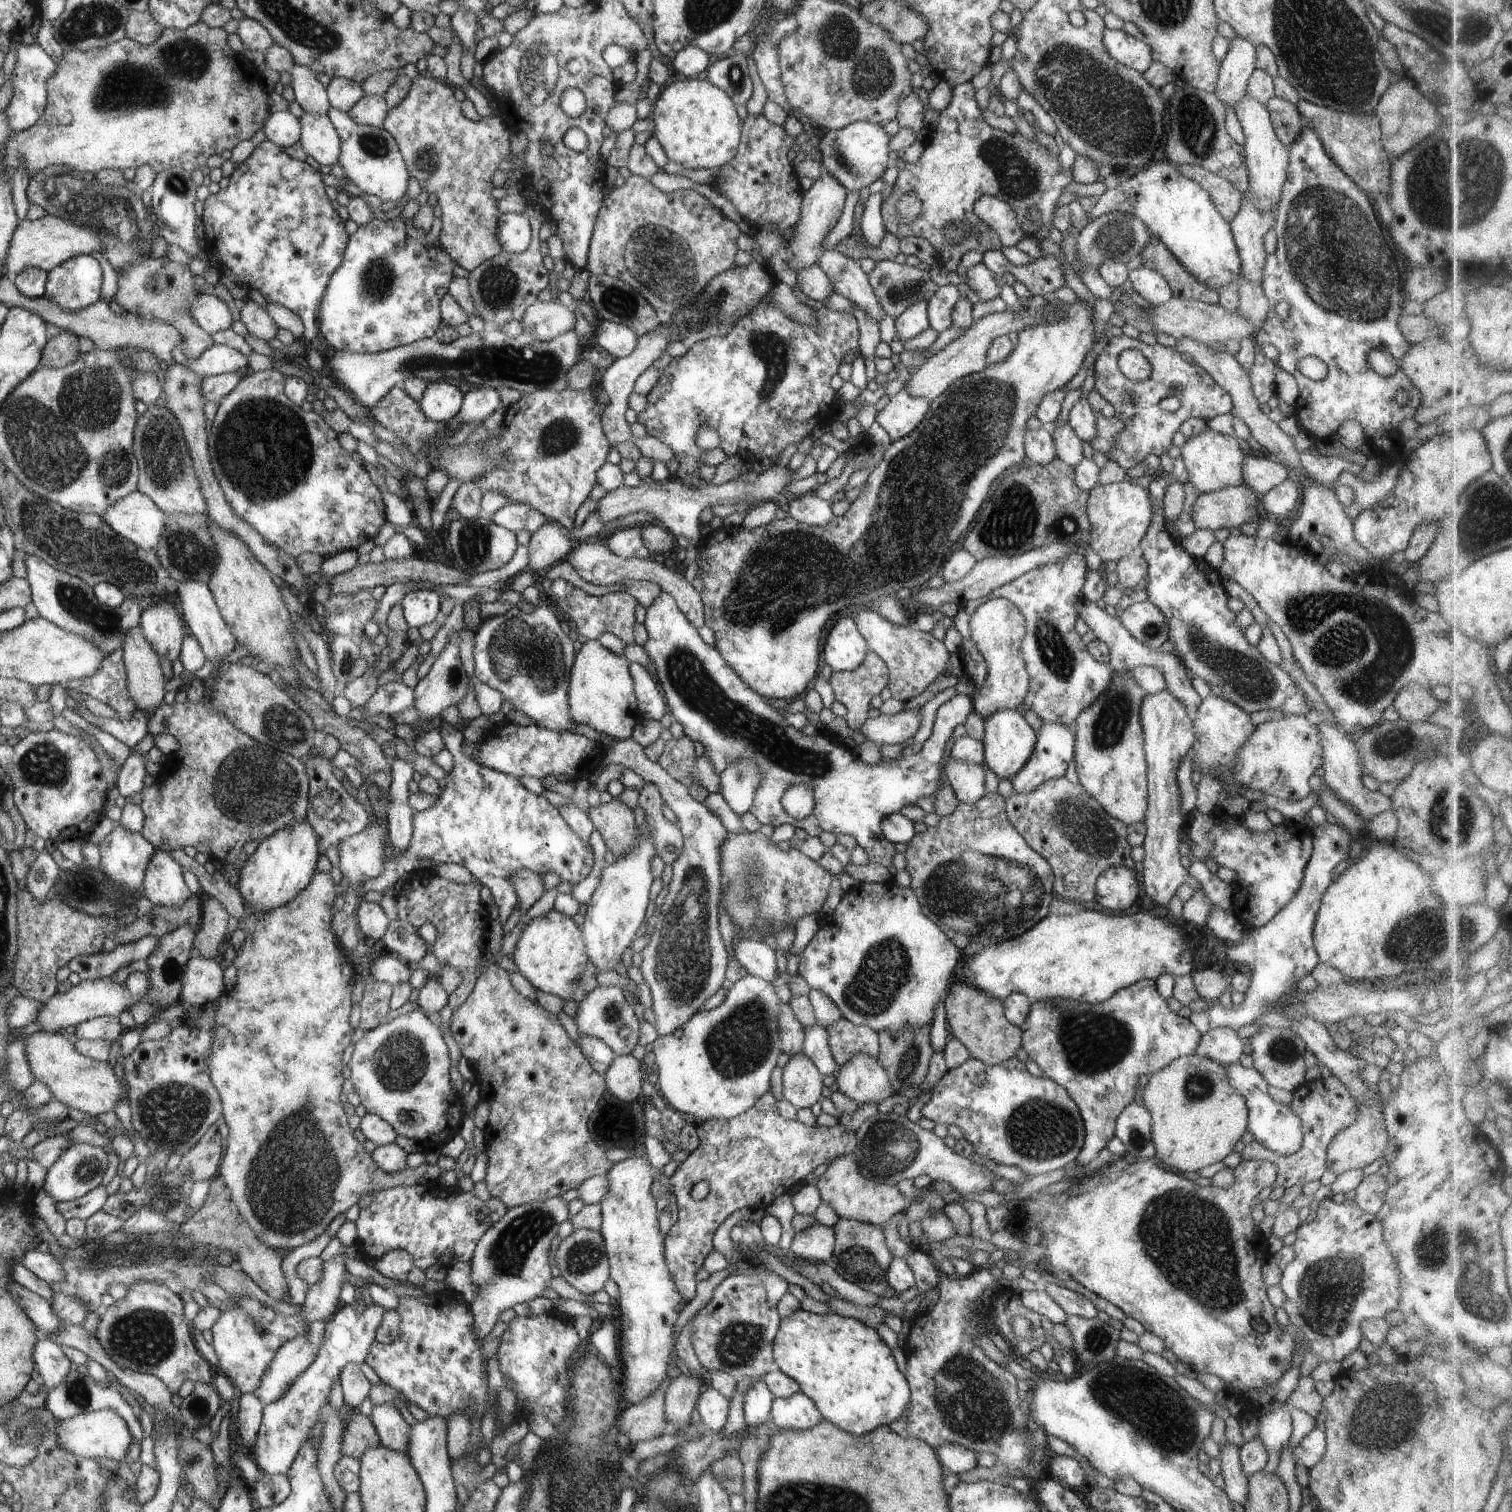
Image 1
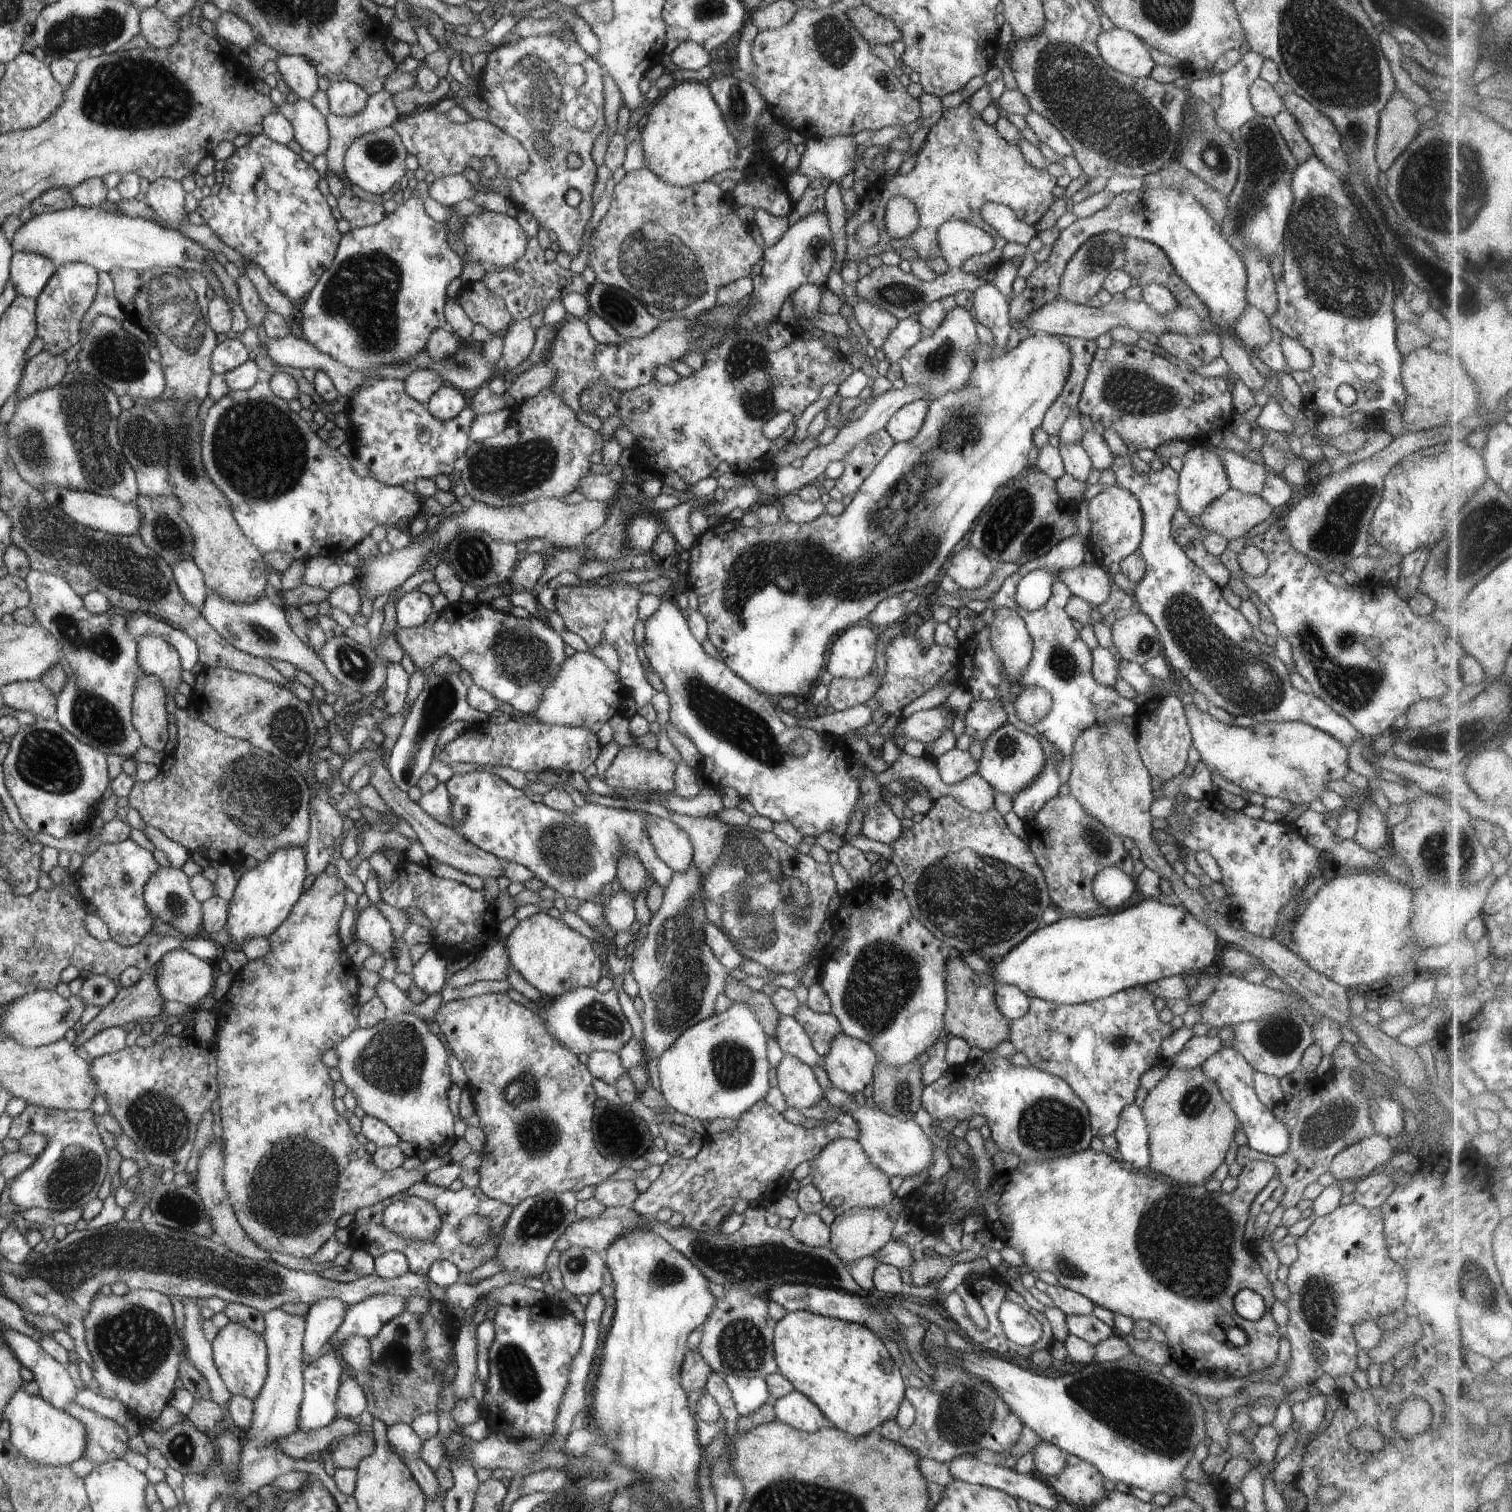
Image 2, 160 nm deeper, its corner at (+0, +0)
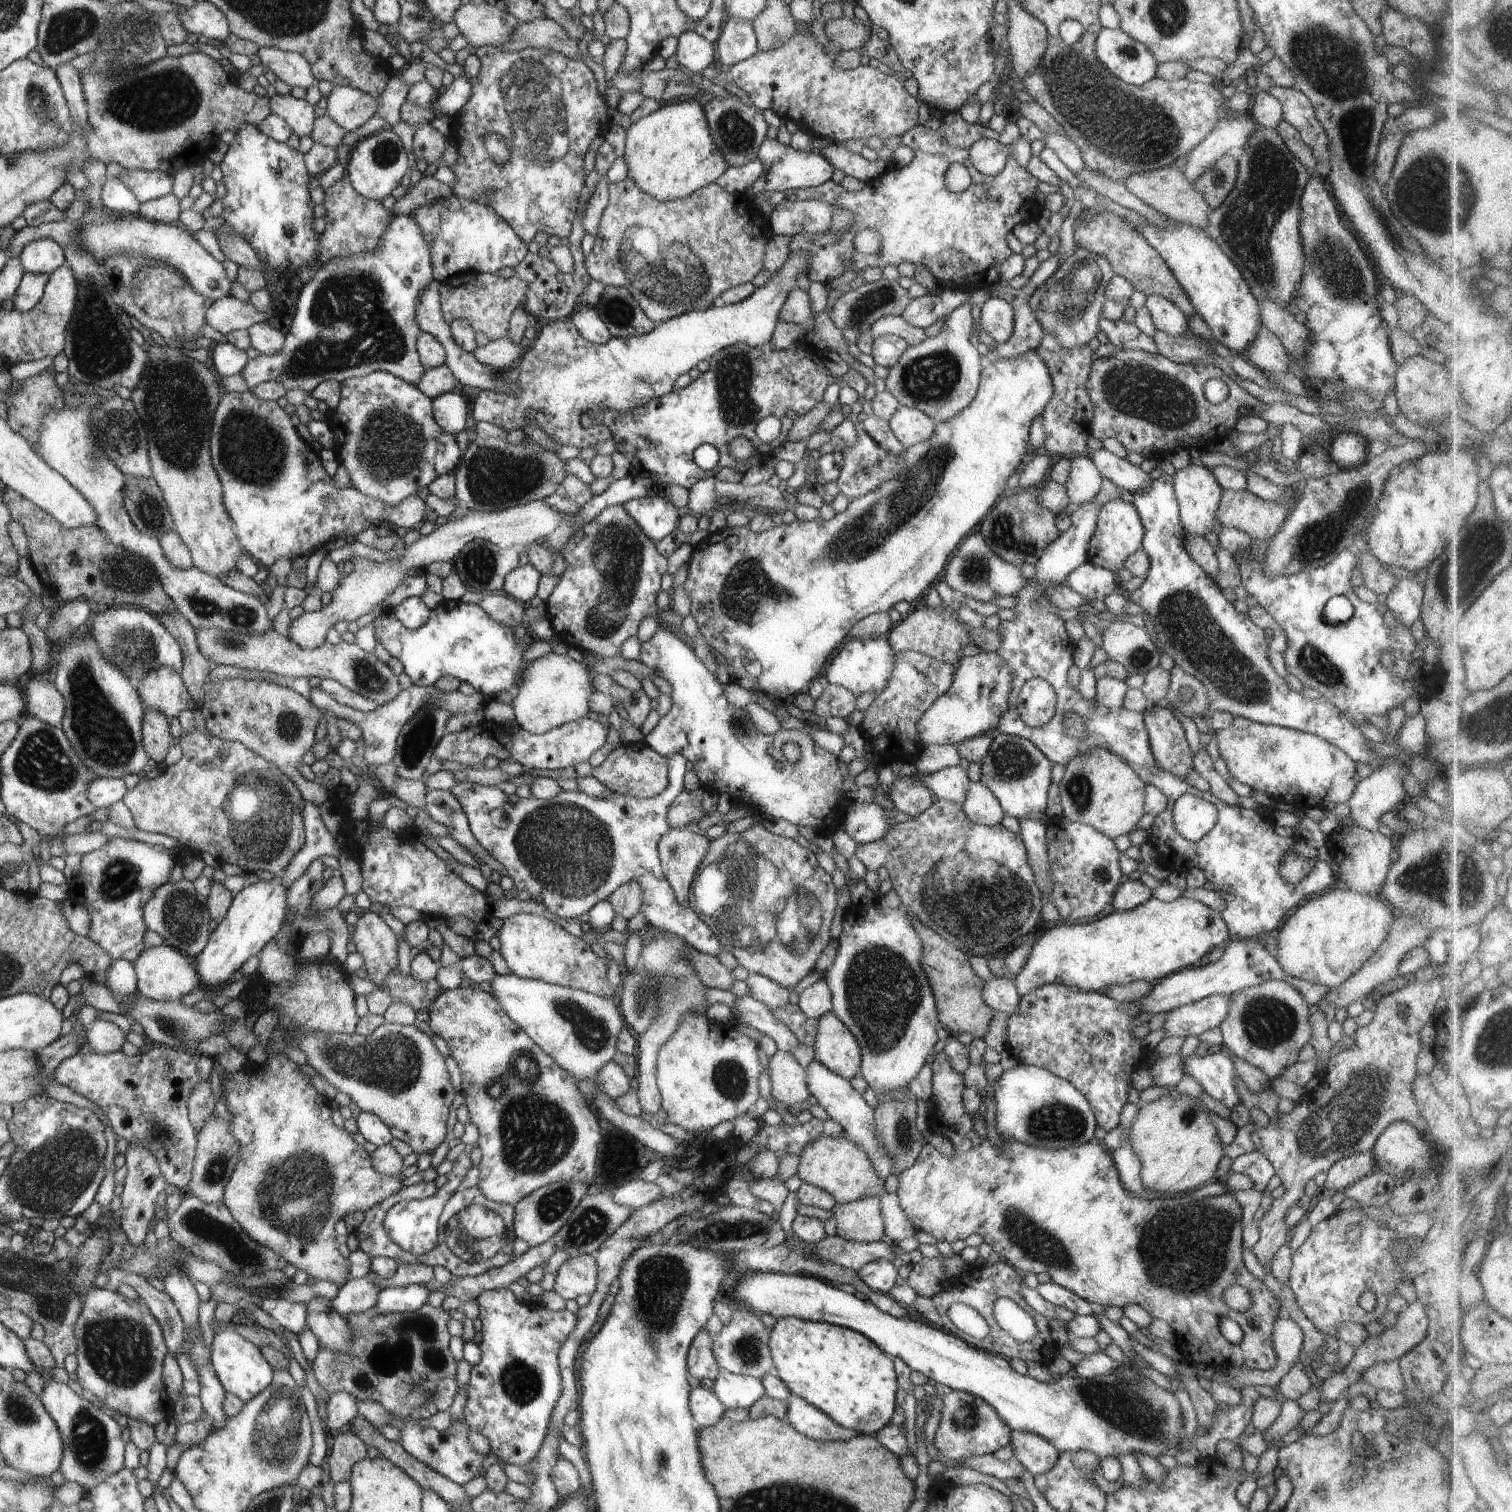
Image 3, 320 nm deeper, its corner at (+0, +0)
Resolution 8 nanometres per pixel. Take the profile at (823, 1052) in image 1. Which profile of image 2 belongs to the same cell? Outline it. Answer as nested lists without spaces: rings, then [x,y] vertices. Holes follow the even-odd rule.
[[[780,1015],[776,1031],[775,1039],[784,1055],[795,1056],[812,1068],[821,1066],[822,1057],[814,1050],[810,1037],[792,1015]]]

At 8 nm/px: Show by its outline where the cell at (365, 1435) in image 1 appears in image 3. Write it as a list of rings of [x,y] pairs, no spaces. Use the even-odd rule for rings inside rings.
[[[348,1429],[338,1432],[333,1437],[330,1456],[325,1462],[328,1463],[328,1474],[336,1484],[349,1480],[353,1467],[362,1458],[367,1458],[368,1446]]]

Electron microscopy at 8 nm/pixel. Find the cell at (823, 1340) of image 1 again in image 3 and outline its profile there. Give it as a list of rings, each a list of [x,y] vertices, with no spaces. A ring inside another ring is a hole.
[[[780,1317],[769,1332],[769,1349],[776,1374],[761,1378],[766,1396],[786,1401],[790,1394],[794,1394],[825,1412],[836,1424],[871,1437],[891,1422],[897,1409],[898,1388],[894,1357],[887,1355],[863,1334],[830,1323]]]

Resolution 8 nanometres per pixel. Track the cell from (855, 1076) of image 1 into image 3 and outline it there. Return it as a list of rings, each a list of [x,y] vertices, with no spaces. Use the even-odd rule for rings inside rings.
[[[832,1011],[821,1016],[813,1048],[815,1059],[850,1080],[861,1071],[860,1045],[848,1027]]]

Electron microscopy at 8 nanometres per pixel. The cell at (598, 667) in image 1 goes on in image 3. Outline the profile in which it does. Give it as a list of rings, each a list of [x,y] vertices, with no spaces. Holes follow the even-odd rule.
[[[549,652],[533,660],[523,672],[516,698],[512,699],[514,722],[522,730],[541,735],[552,731],[570,721],[587,716],[590,710],[589,696],[596,691],[591,683],[591,676],[584,664],[580,664],[569,655]]]

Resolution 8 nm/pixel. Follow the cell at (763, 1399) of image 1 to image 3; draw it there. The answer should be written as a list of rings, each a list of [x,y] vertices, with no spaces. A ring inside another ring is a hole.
[[[721,1369],[713,1380],[714,1394],[728,1409],[748,1409],[765,1395],[762,1381],[750,1375],[739,1375]]]

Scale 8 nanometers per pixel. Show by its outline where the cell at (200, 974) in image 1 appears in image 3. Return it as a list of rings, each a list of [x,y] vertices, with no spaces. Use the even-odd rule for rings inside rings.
[[[162,943],[161,945],[143,950],[132,963],[137,974],[137,990],[140,995],[152,1000],[167,1001],[182,999],[183,996],[199,987],[199,979],[194,958],[187,957],[178,949]]]

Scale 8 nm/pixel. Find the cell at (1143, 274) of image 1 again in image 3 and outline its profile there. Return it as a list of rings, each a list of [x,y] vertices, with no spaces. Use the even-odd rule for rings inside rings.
[[[1150,295],[1146,299],[1156,330],[1177,337],[1188,332],[1187,316],[1172,301],[1160,295]]]

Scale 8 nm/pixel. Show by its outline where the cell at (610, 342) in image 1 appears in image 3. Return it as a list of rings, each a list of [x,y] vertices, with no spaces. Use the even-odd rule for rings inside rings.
[[[582,304],[570,316],[572,324],[575,324],[578,332],[581,333],[587,341],[601,345],[611,339],[611,334],[598,311],[594,307]]]

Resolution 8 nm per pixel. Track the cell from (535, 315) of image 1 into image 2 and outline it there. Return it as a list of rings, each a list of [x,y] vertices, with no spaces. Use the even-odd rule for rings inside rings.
[[[529,319],[513,321],[501,337],[503,348],[500,363],[506,371],[510,371],[524,362],[532,352],[536,329],[532,328]]]

